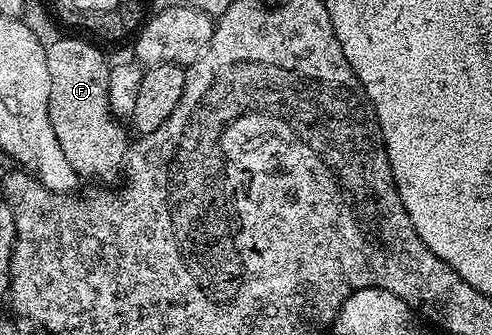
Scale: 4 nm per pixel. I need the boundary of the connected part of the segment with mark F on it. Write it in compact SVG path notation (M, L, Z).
M61 37L46 46L49 123L53 123L53 135L57 135L57 143L61 143L61 151L65 151L65 159L69 159L76 173L107 173L114 165L116 168L125 156L125 140L107 122L109 61L103 58L98 44L90 40L78 41L75 37Z

